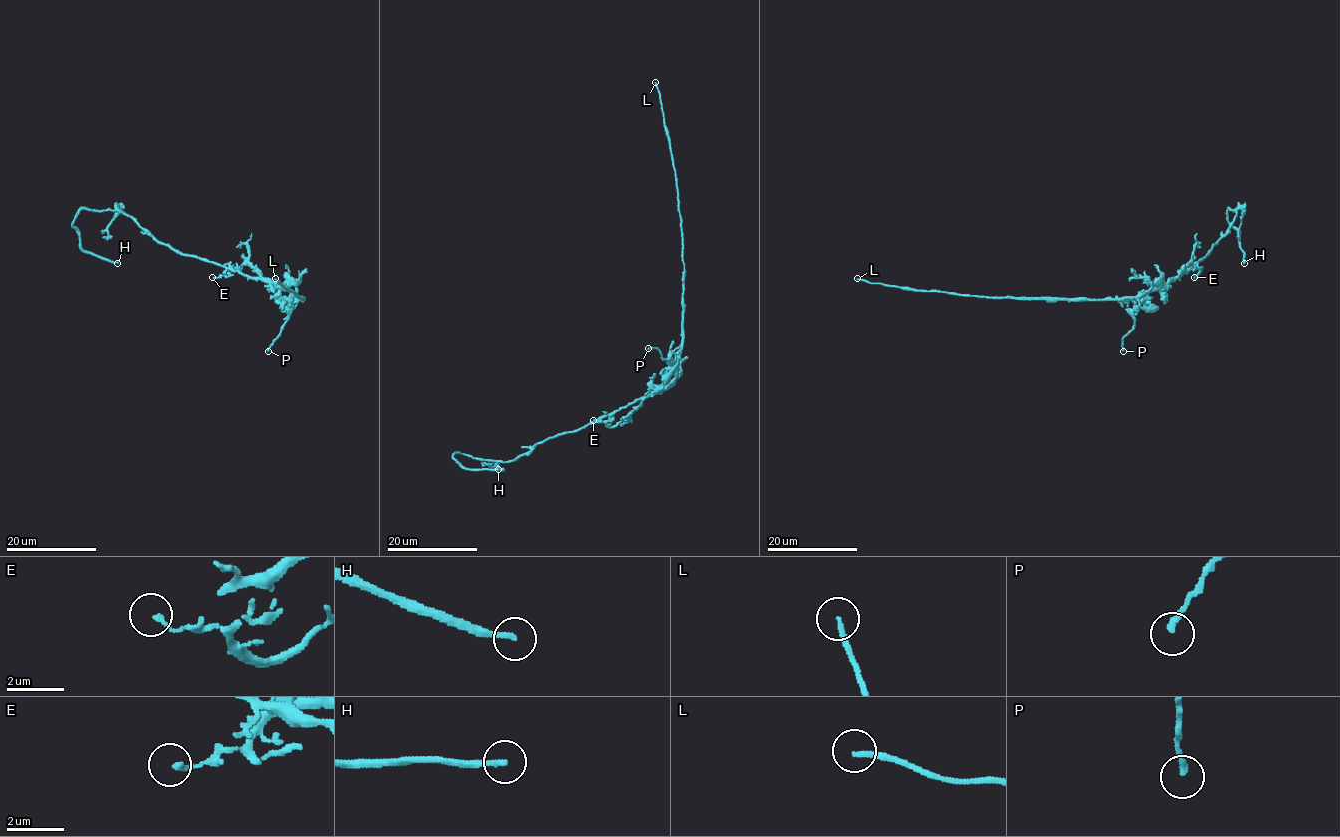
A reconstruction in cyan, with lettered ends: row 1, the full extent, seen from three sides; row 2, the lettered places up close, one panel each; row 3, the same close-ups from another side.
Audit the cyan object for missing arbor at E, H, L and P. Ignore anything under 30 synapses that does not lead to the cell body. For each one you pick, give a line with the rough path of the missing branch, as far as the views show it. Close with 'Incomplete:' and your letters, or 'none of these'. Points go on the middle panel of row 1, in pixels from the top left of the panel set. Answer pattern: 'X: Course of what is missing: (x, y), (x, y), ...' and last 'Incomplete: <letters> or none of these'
H: Course of what is missing: (498, 469), (545, 463), (570, 465)
Incomplete: H

